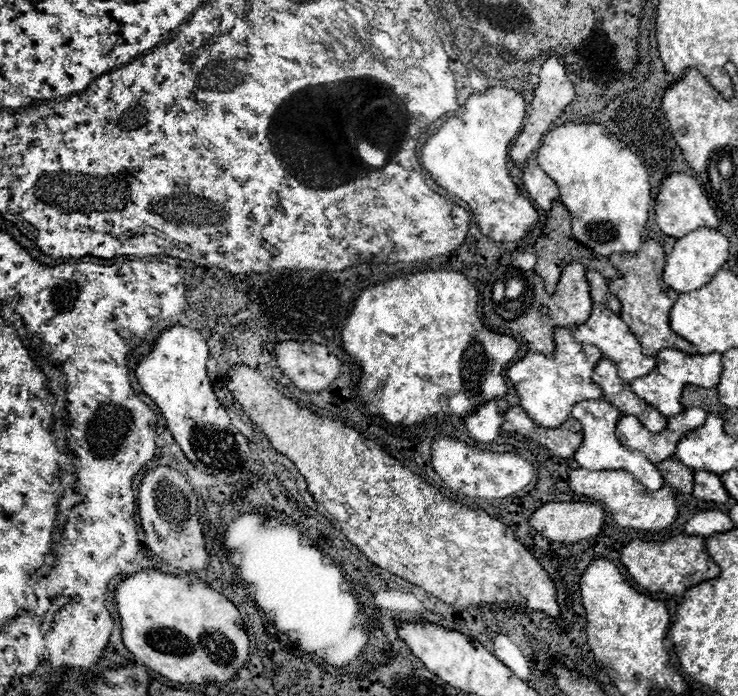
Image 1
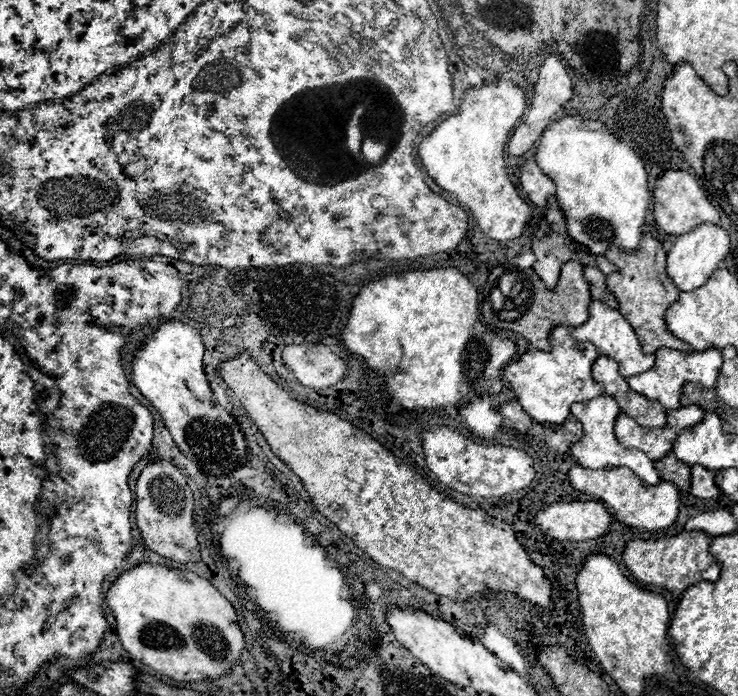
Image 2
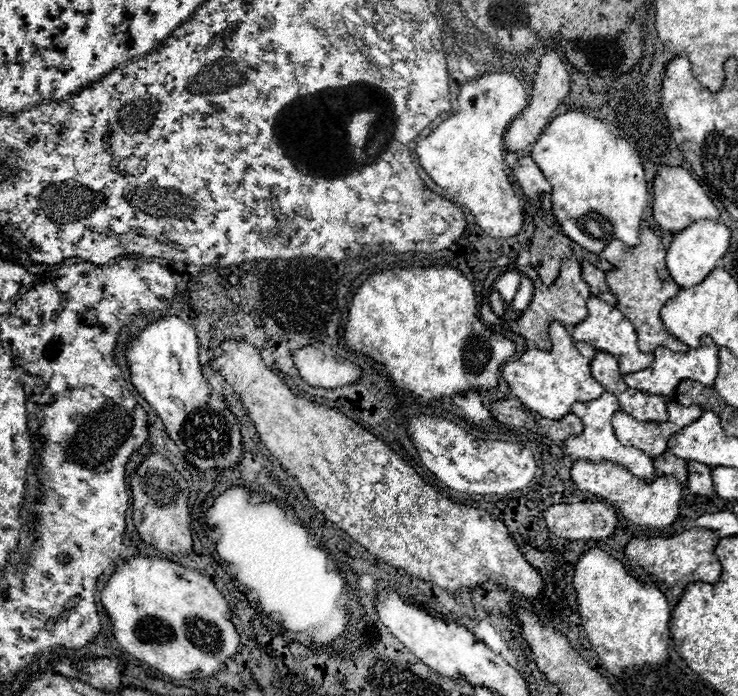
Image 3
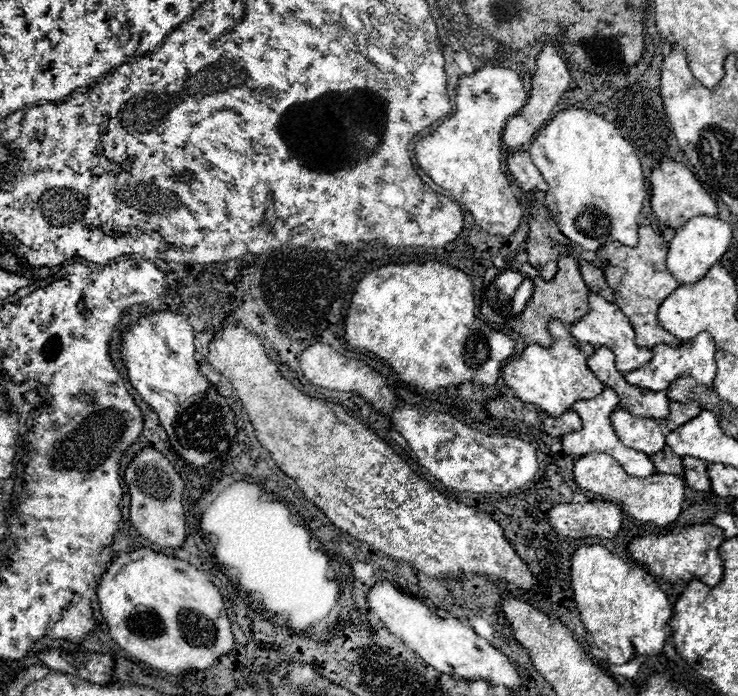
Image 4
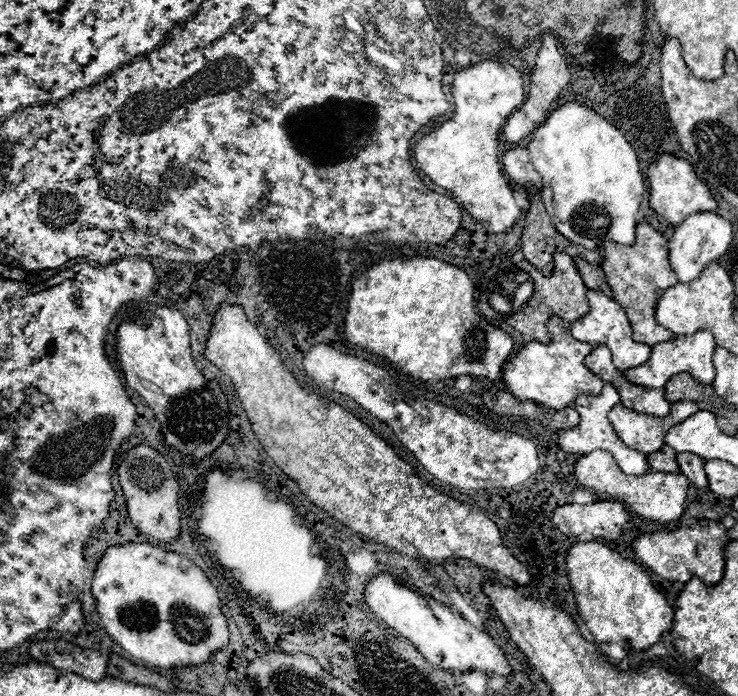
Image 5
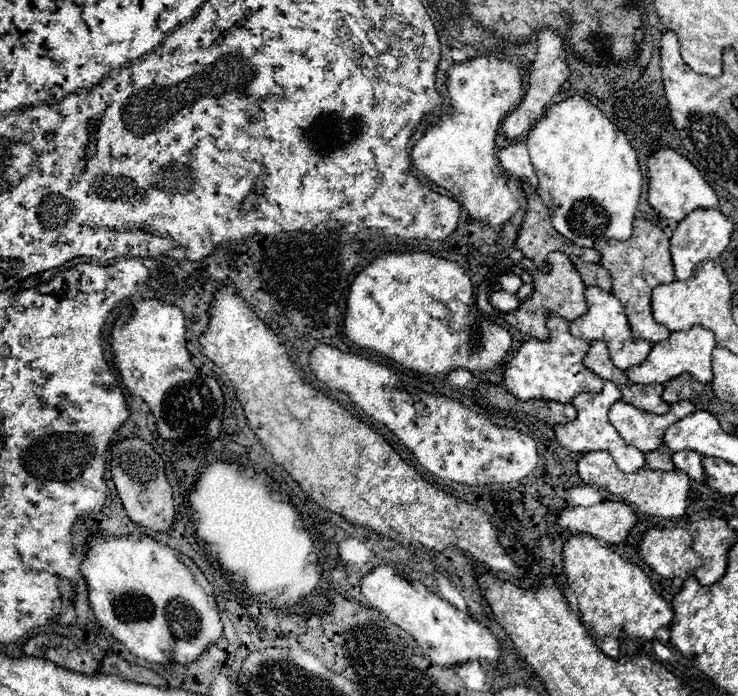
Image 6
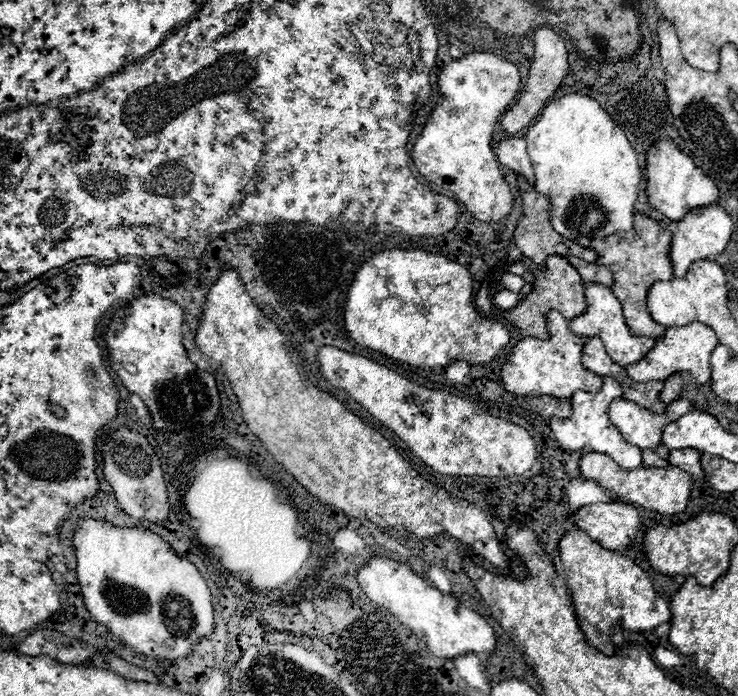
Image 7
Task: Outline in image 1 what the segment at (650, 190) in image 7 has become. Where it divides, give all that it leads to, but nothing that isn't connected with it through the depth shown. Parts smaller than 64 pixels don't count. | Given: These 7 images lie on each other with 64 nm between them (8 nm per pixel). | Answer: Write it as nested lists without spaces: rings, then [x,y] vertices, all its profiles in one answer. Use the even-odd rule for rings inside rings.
[[[670,174],[668,178],[664,178],[660,182],[658,188],[658,196],[656,196],[656,206],[654,206],[654,214],[656,214],[656,224],[658,228],[672,236],[672,238],[682,238],[684,234],[708,226],[708,228],[718,228],[718,216],[714,212],[714,208],[710,206],[708,198],[704,196],[704,190],[700,188],[698,180],[688,176],[688,174]]]

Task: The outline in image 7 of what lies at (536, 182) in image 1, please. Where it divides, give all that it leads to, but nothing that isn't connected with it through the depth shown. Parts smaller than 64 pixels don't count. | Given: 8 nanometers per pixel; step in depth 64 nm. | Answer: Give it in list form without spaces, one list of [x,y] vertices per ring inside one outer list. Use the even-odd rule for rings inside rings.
[[[510,136],[506,140],[500,140],[494,150],[496,150],[498,162],[504,168],[510,168],[510,170],[518,172],[520,176],[524,176],[528,182],[534,182],[534,168],[530,164],[530,156],[526,152],[524,138]]]

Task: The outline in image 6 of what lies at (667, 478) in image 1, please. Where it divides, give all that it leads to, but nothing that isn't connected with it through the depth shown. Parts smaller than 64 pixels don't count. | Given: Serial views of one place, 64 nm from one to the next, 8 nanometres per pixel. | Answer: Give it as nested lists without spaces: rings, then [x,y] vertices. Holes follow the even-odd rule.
[[[660,446],[658,450],[646,452],[646,468],[656,468],[656,470],[674,470],[672,464],[672,450],[666,446]]]

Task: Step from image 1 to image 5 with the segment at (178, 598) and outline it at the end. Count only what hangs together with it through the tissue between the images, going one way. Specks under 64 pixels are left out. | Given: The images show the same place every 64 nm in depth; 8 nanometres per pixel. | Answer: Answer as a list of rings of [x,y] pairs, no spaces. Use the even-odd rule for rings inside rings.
[[[124,542],[108,546],[92,576],[92,596],[102,626],[114,642],[118,642],[130,656],[144,660],[158,668],[198,666],[206,662],[216,650],[228,644],[228,622],[220,610],[220,598],[206,574],[182,558],[180,554],[164,550],[150,542]]]

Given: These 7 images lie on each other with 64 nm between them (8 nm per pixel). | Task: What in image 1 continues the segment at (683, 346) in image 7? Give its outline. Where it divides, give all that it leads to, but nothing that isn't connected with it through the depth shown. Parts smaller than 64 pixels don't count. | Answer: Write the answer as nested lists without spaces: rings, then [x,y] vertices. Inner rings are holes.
[[[662,348],[656,356],[656,368],[648,374],[642,376],[640,380],[632,380],[630,388],[636,396],[652,404],[654,408],[660,408],[664,416],[676,416],[682,412],[680,396],[686,384],[702,386],[702,388],[716,388],[722,372],[722,354],[712,352],[712,354],[696,354],[688,356],[686,352],[672,352],[670,348]]]

